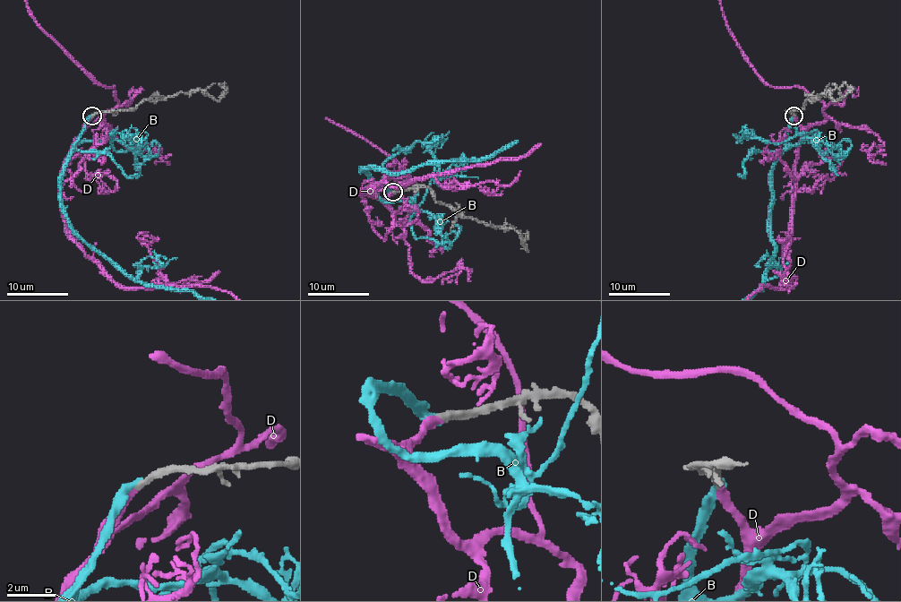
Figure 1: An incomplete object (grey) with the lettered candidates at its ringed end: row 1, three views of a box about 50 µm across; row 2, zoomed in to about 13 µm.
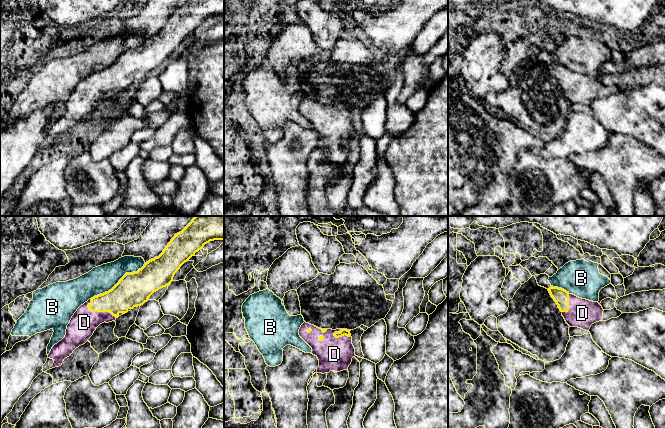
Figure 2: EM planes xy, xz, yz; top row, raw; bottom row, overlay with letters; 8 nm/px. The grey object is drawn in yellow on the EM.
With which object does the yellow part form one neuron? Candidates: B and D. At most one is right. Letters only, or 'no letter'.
D

